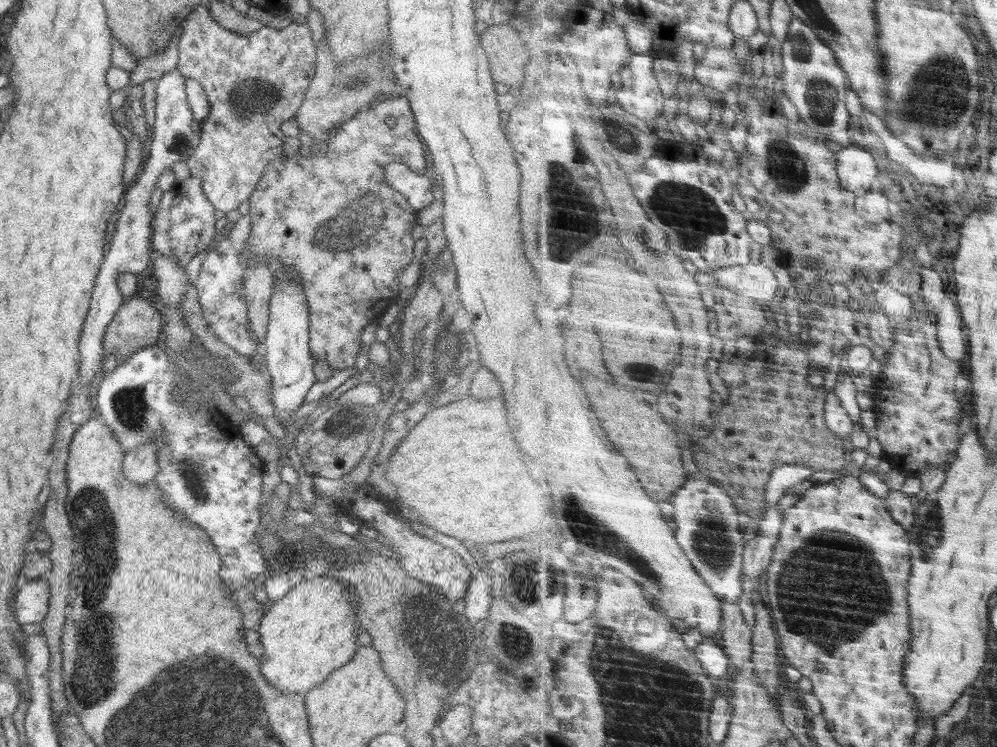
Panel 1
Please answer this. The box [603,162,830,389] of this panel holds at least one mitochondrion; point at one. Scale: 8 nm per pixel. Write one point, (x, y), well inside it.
(693, 215)

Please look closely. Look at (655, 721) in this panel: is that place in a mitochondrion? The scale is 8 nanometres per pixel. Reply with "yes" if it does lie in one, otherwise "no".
yes

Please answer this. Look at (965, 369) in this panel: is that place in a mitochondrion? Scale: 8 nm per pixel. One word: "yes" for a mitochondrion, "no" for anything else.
no

